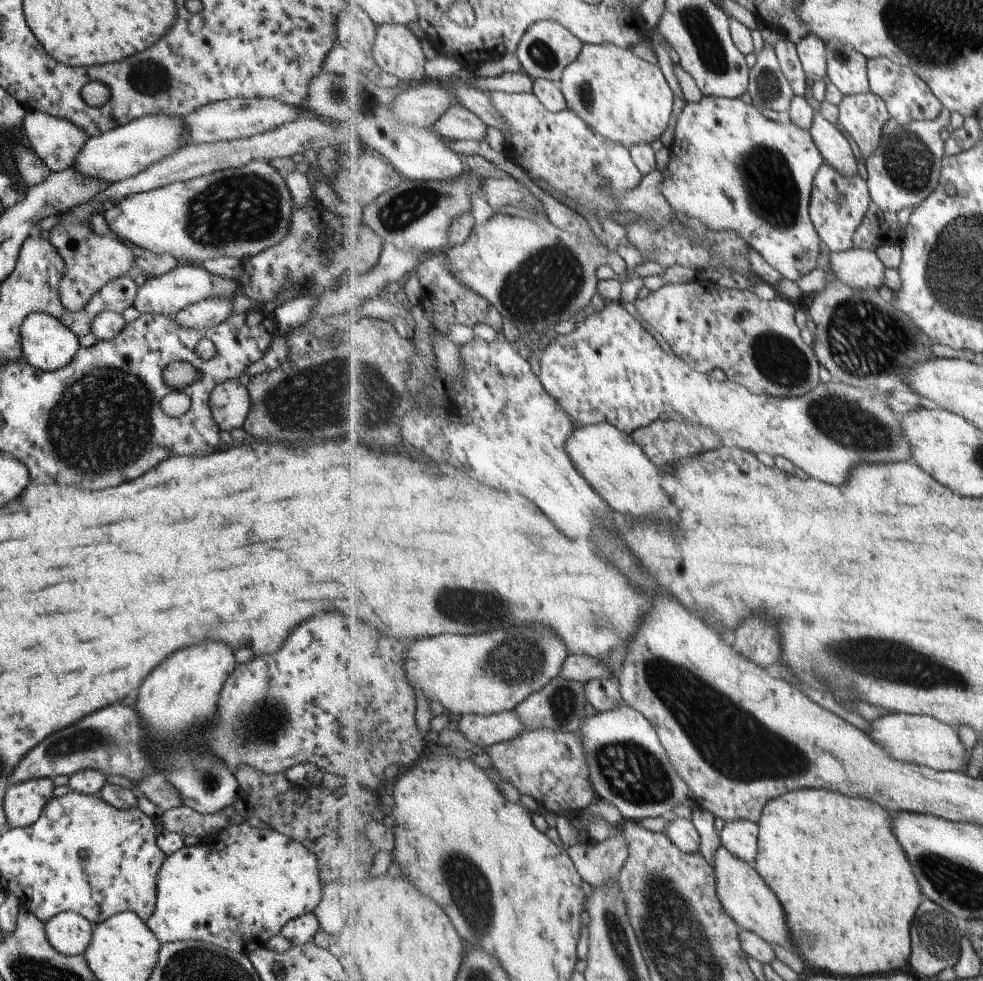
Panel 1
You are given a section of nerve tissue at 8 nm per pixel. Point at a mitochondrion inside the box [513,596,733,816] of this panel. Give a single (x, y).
(631, 771)

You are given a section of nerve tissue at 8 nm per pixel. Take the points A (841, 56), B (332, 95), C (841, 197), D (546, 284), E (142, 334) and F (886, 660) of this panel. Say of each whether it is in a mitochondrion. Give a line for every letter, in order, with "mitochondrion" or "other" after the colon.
A: mitochondrion
B: mitochondrion
C: mitochondrion
D: mitochondrion
E: other
F: mitochondrion

